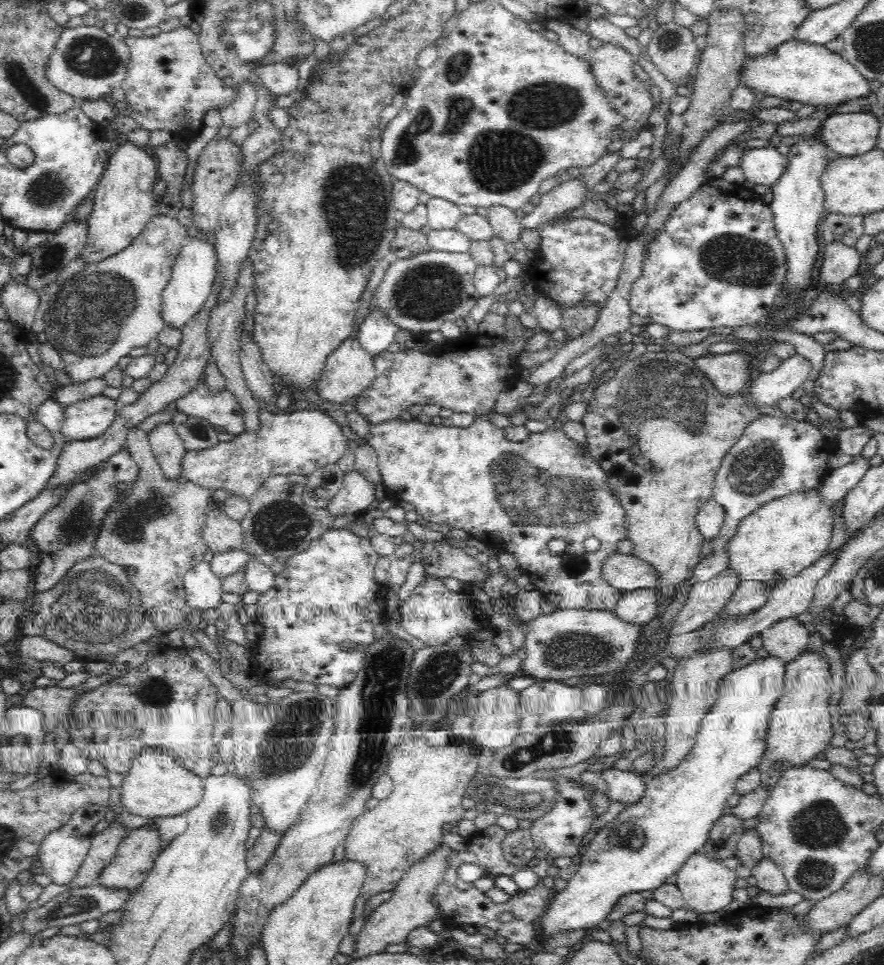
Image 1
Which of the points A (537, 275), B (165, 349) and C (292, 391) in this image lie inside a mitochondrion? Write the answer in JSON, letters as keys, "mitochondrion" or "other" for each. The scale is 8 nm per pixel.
{"A":"other","B":"other","C":"other"}

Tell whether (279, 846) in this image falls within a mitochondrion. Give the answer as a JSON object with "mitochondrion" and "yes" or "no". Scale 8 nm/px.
{"mitochondrion":"no"}

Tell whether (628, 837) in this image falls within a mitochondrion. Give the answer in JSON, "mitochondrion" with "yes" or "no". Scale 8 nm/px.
{"mitochondrion":"yes"}

